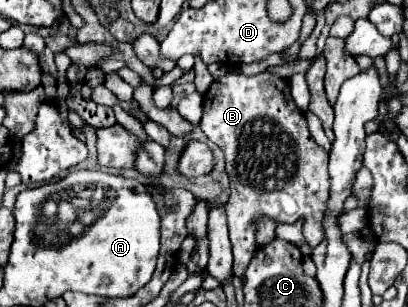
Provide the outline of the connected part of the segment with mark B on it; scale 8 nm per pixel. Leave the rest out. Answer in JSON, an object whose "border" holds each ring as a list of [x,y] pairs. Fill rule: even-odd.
{"border":[[[264,71],[254,77],[242,73],[226,73],[216,79],[204,93],[204,115],[200,121],[204,135],[216,143],[226,155],[226,173],[230,175],[230,197],[226,201],[228,229],[234,251],[234,275],[242,277],[248,261],[254,255],[254,221],[256,217],[272,217],[278,223],[302,221],[302,233],[310,247],[322,241],[322,215],[328,203],[330,179],[328,179],[328,153],[322,151],[310,137],[304,113],[294,105],[290,95],[290,83]]]}

